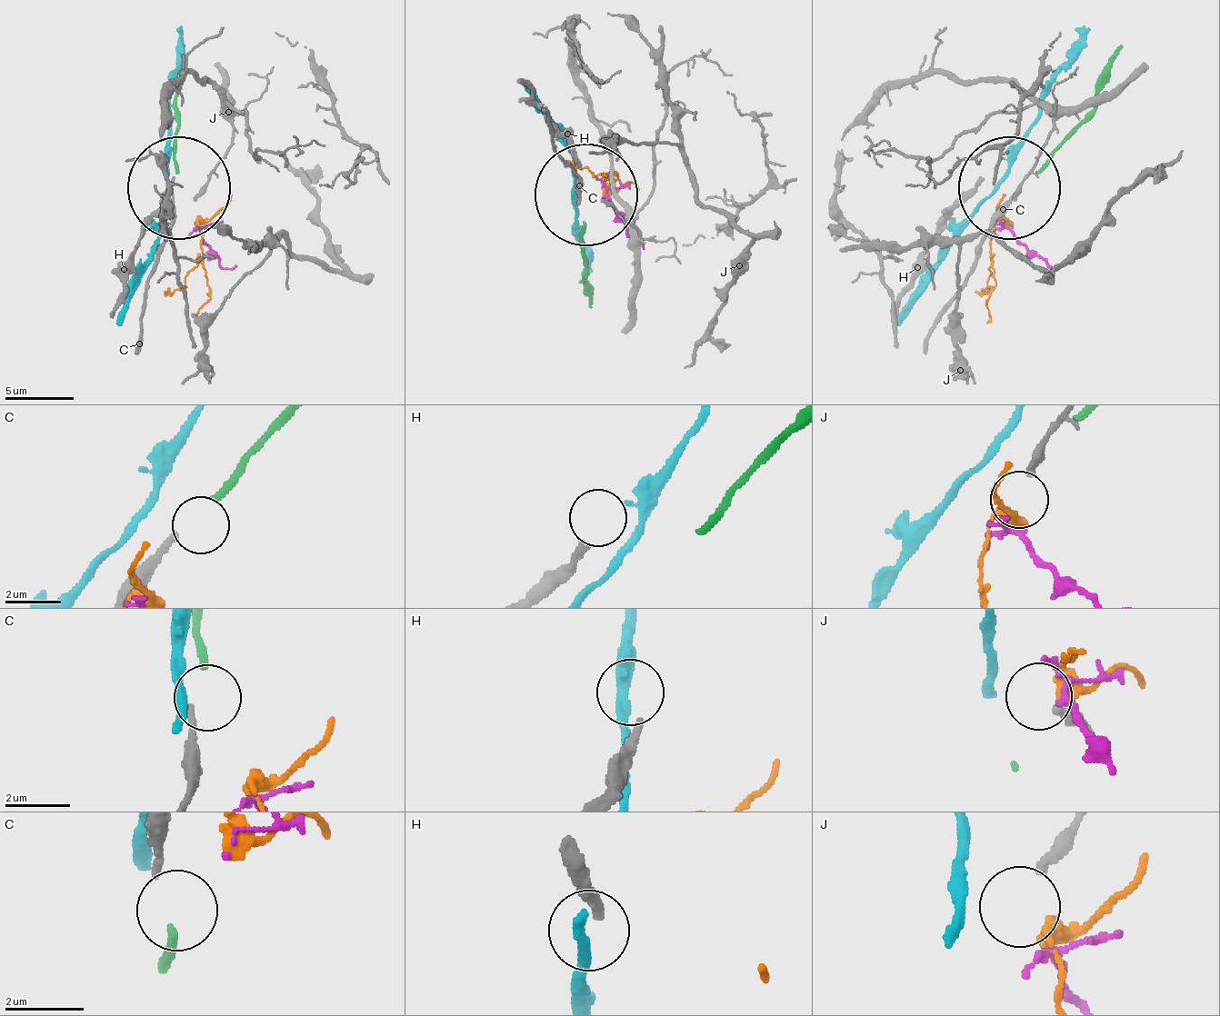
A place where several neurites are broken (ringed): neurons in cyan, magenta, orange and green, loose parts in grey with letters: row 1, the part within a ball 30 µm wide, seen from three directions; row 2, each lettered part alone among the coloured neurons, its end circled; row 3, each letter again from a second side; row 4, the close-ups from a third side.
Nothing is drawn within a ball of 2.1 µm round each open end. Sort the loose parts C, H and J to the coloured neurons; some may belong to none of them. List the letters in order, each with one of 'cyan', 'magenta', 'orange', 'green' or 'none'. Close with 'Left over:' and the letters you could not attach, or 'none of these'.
C: green
H: none
J: magenta
Left over: H

